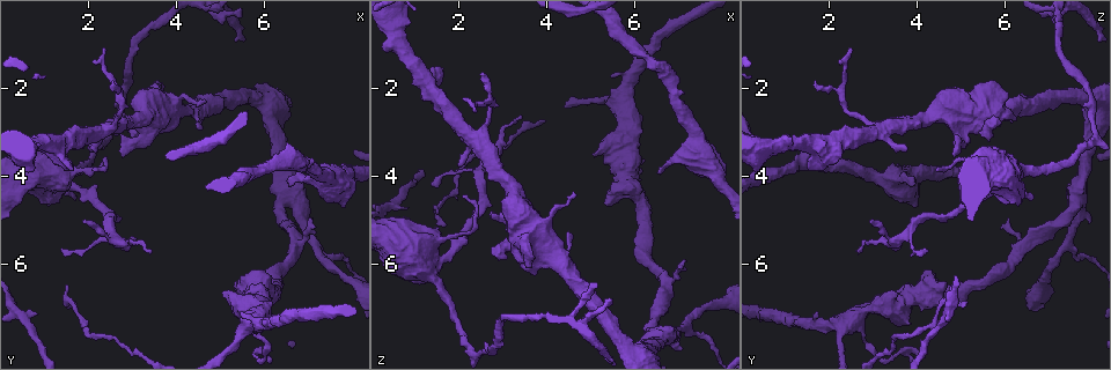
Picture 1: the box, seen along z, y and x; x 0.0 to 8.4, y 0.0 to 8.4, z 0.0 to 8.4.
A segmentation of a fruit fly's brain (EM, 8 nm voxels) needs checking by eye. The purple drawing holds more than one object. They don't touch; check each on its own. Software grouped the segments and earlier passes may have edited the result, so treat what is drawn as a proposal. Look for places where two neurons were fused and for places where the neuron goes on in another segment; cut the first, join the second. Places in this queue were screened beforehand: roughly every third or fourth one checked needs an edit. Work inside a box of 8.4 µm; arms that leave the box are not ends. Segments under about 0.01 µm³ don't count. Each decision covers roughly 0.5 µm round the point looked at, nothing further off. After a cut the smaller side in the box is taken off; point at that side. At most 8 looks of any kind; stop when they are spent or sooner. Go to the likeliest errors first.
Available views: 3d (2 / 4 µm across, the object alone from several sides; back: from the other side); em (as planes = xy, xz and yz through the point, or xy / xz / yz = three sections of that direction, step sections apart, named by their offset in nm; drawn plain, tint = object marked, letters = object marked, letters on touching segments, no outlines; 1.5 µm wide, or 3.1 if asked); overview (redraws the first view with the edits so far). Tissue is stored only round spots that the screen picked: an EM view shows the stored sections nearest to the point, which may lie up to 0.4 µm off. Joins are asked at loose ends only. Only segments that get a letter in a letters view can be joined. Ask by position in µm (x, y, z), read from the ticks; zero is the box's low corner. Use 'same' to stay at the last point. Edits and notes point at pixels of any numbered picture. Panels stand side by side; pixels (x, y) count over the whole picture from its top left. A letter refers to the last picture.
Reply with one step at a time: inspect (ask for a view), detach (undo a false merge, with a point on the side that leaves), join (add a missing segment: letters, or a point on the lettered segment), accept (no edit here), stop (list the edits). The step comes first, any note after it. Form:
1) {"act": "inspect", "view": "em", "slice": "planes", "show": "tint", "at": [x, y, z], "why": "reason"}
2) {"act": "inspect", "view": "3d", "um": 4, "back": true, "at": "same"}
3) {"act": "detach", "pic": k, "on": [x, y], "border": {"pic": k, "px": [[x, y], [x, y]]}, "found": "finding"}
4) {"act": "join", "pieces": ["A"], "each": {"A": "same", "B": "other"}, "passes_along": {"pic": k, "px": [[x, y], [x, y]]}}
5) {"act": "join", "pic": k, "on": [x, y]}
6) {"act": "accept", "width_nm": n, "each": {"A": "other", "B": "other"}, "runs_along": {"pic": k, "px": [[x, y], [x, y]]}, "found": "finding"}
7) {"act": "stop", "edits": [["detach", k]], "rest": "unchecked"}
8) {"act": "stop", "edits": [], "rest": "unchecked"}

{"act": "inspect", "view": "3d", "um": 4, "at": [6.50, 4.15, 3.90]}

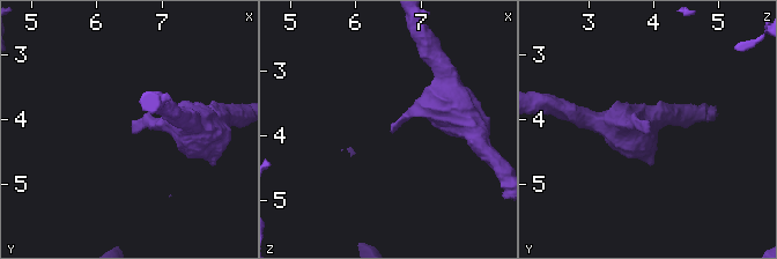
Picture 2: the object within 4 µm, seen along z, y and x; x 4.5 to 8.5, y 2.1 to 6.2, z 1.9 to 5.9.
{"act": "inspect", "view": "em", "slice": "xz", "step": 4, "show": "letters", "at": [6.60, 4.25, 3.95], "why": "shape alone is not enough"}

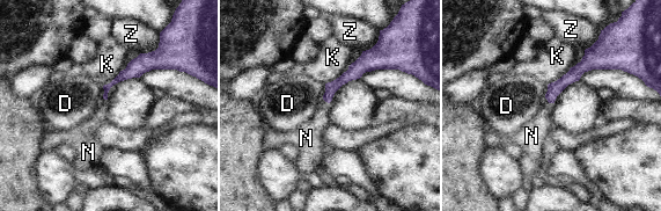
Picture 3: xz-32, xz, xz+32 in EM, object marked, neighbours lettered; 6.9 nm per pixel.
{"act": "join", "pieces": ["N"], "longest_contact_nm": ["K", 220], "each": {"D": "other", "K": "other", "N": "same", "Z": "other"}, "found": "it goes on there"}

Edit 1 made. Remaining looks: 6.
{"act": "inspect", "view": "overview", "why": "redraw"}

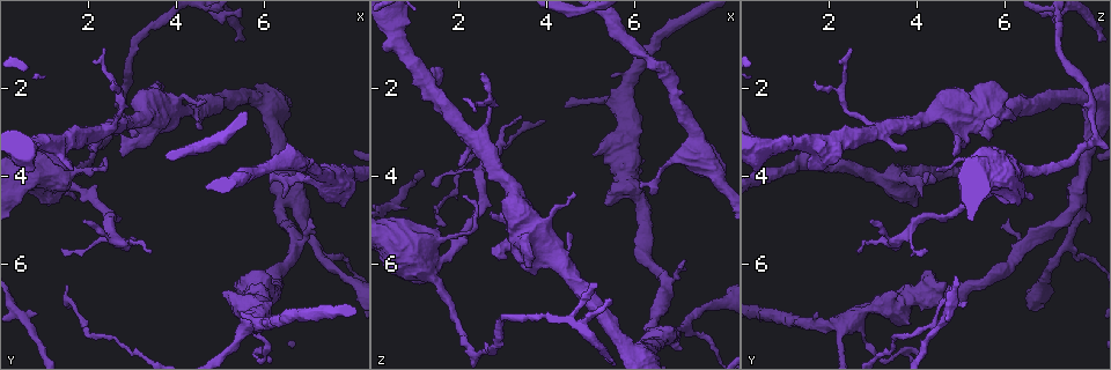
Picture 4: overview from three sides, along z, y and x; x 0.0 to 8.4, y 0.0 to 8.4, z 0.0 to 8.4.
{"act": "inspect", "view": "em", "slice": "planes", "show": "letters", "at": [7.10, 5.15, 5.85]}

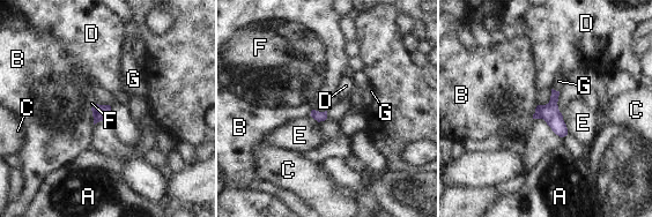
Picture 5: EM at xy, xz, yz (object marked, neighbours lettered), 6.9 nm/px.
{"act": "join", "pieces": ["G"], "each": {"A": "other", "B": "other", "C": "other", "D": "other", "E": "other", "F": "other", "G": "same"}, "passes_along": {"pic": 5, "px": [[549, 112], [555, 90], [558, 81]]}, "found": "it goes on there"}

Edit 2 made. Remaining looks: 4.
{"act": "inspect", "view": "overview", "why": "see it whole again"}

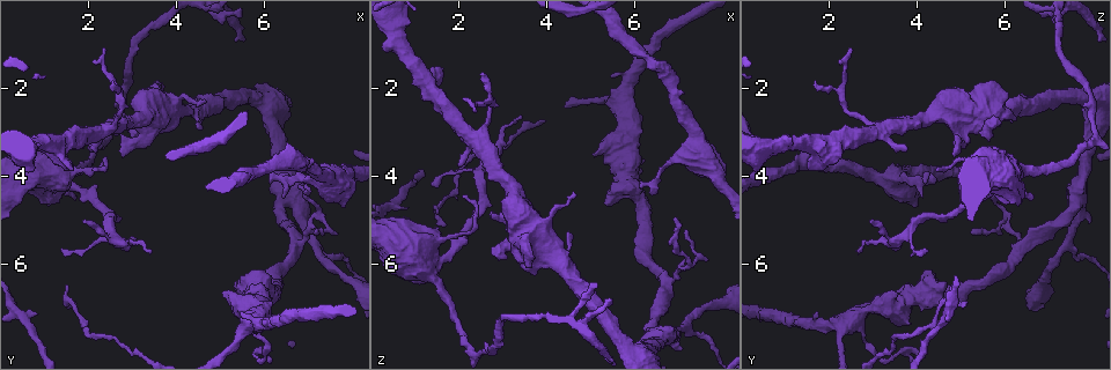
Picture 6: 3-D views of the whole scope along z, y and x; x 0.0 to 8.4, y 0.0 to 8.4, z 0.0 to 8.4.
{"act": "inspect", "view": "3d", "um": 4, "at": [1.75, 3.90, 6.70], "why": "thick turns thin"}

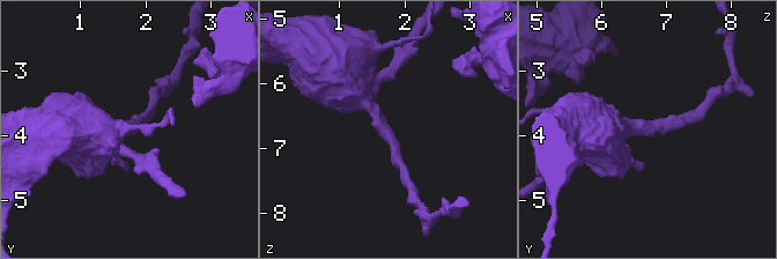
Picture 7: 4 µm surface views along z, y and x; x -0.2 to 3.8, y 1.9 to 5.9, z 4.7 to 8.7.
{"act": "inspect", "view": "em", "slice": "xz", "step": 8, "show": "tint", "at": [1.70, 3.85, 6.75], "arm_widths_nm": [180, 550]}

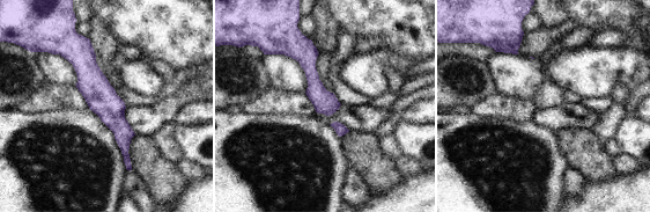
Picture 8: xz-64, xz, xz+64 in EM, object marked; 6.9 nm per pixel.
{"act": "inspect", "view": "em", "slice": "xz", "step": 8, "show": "letters", "at": "same", "why": "see the neighbours"}

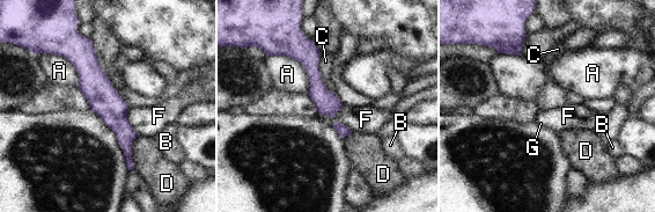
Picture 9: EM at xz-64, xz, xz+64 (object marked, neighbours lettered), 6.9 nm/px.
{"act": "accept", "each": {"A": "other", "B": "other", "C": "other", "D": "other", "F": "other", "G": "other"}, "runs_along": {"pic": 9, "px": [[79, 39], [130, 163]]}, "found": "one neuron here"}

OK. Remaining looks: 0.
{"act": "stop", "edits": [["join", 3], ["join", 5]], "rest": "unchecked"}

